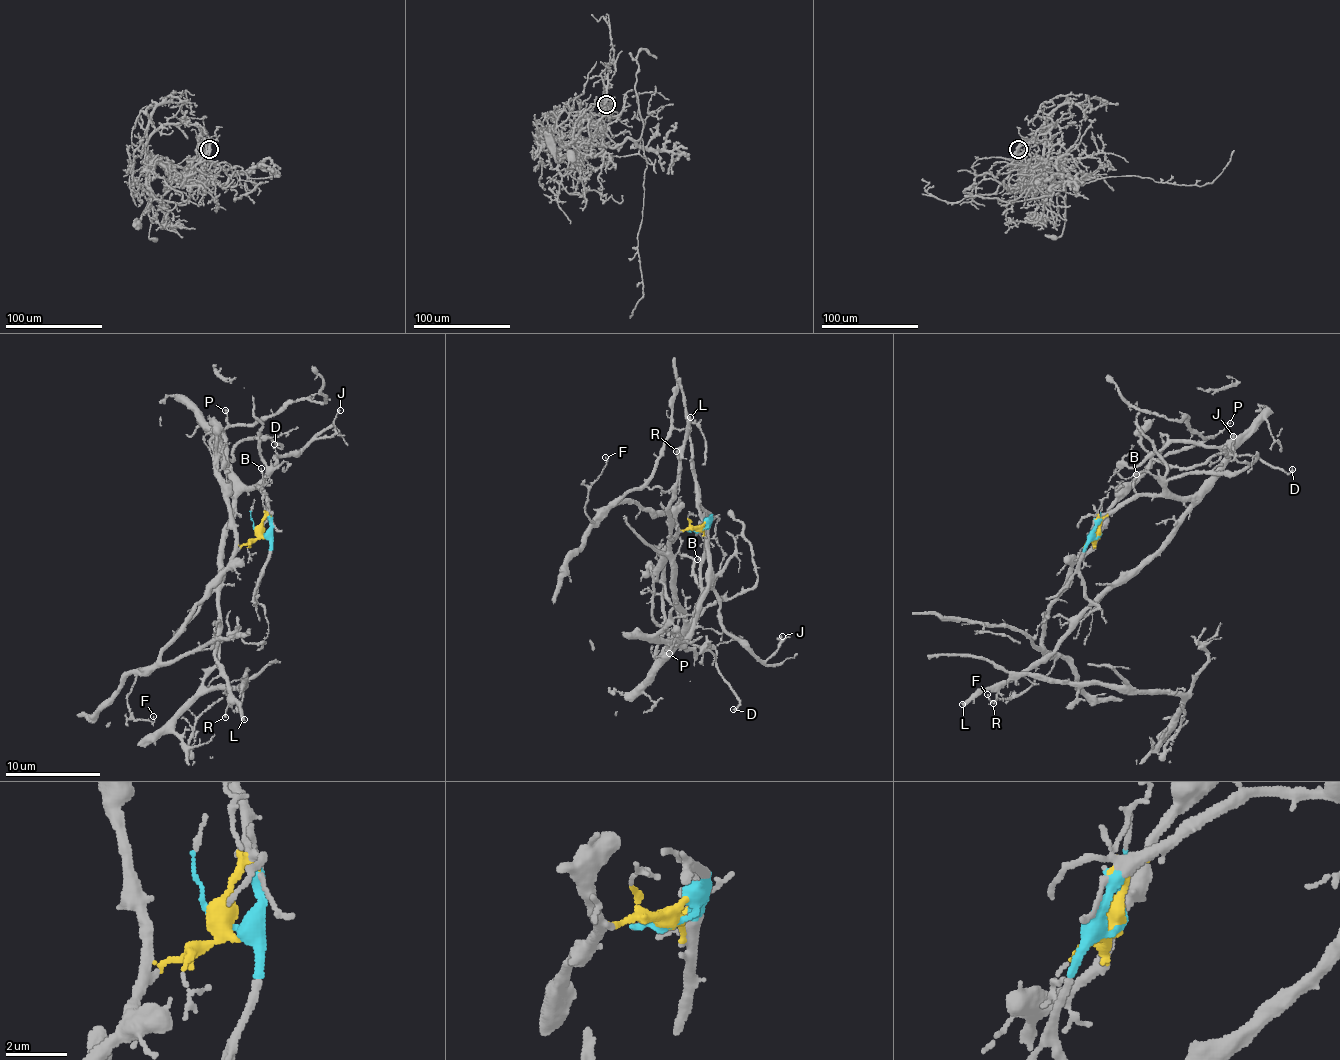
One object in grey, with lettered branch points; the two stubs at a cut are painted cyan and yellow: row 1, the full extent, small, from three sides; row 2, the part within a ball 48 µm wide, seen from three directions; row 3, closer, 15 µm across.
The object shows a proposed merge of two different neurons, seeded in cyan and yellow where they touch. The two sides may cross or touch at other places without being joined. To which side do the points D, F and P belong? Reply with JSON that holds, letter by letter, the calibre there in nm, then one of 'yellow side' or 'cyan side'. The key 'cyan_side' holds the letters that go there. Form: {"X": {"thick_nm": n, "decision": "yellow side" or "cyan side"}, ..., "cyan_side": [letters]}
{"D": {"thick_nm": 150, "decision": "yellow side"}, "F": {"thick_nm": 100, "decision": "yellow side"}, "P": {"thick_nm": 140, "decision": "yellow side"}, "cyan_side": []}

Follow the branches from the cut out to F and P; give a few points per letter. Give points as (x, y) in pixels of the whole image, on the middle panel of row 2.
F: (700, 530), (681, 530), (637, 502), (608, 505), (593, 522), (587, 492), (606, 456)
P: (700, 530), (683, 529), (671, 540), (654, 582), (653, 616), (672, 636), (670, 653)

